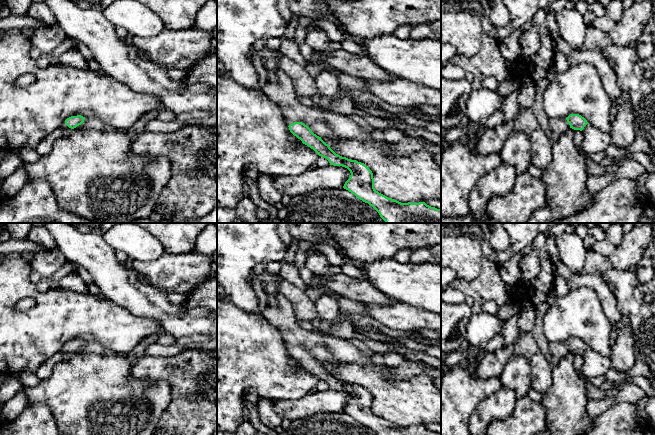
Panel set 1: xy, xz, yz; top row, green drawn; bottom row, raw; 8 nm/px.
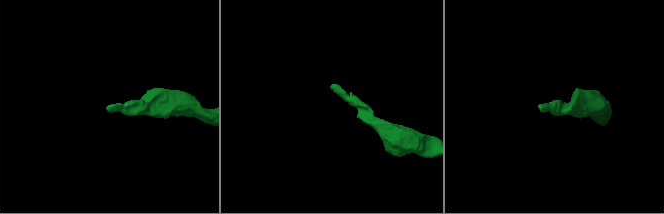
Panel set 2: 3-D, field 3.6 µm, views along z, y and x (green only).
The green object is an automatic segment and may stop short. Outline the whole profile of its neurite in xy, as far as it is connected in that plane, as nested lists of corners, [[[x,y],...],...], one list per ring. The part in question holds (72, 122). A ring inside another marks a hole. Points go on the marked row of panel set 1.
[[[81,115],[71,116],[65,120],[61,128],[68,134],[74,129],[79,130],[103,130],[105,124],[96,117],[85,118]]]

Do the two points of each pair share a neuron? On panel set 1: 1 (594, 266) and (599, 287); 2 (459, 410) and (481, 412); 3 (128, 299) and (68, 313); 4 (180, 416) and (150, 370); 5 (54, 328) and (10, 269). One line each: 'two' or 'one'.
1: two
2: two
3: two
4: one
5: one

